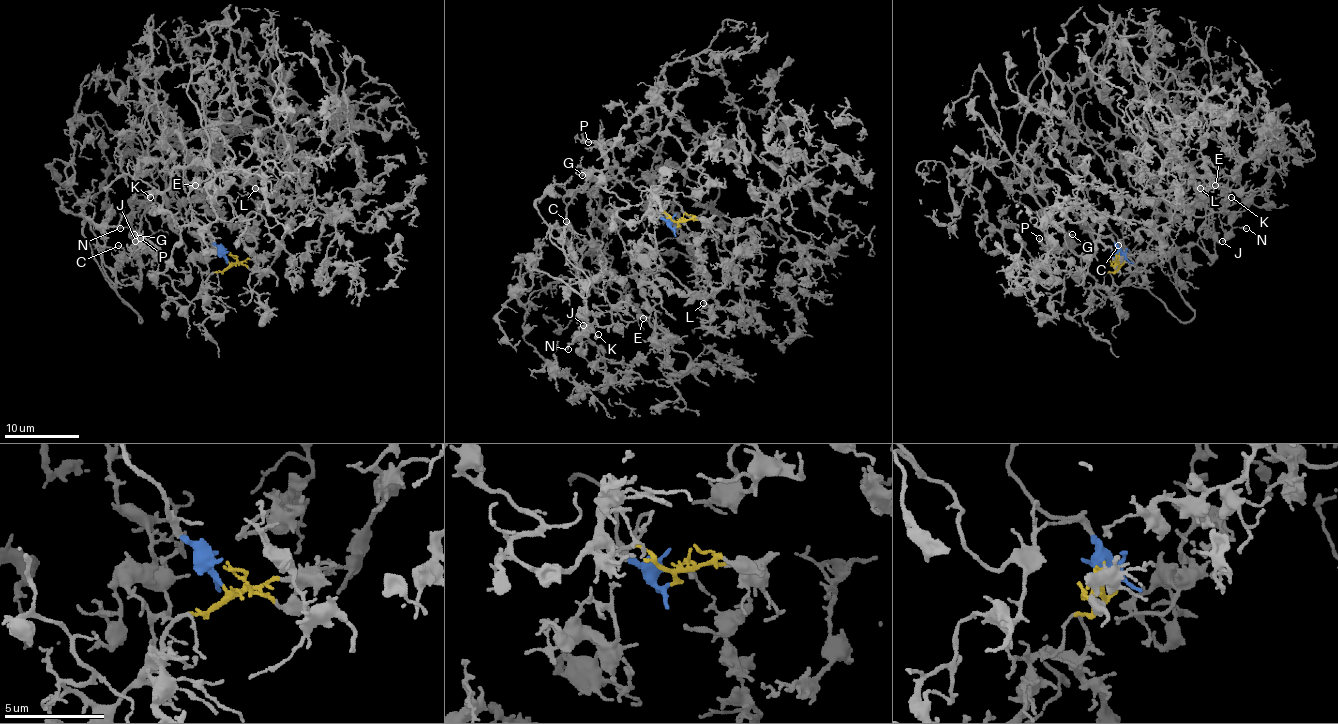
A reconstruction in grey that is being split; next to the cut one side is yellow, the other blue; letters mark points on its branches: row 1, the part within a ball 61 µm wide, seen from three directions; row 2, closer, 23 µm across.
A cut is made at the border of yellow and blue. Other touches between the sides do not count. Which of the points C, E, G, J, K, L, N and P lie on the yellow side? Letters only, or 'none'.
G, P

